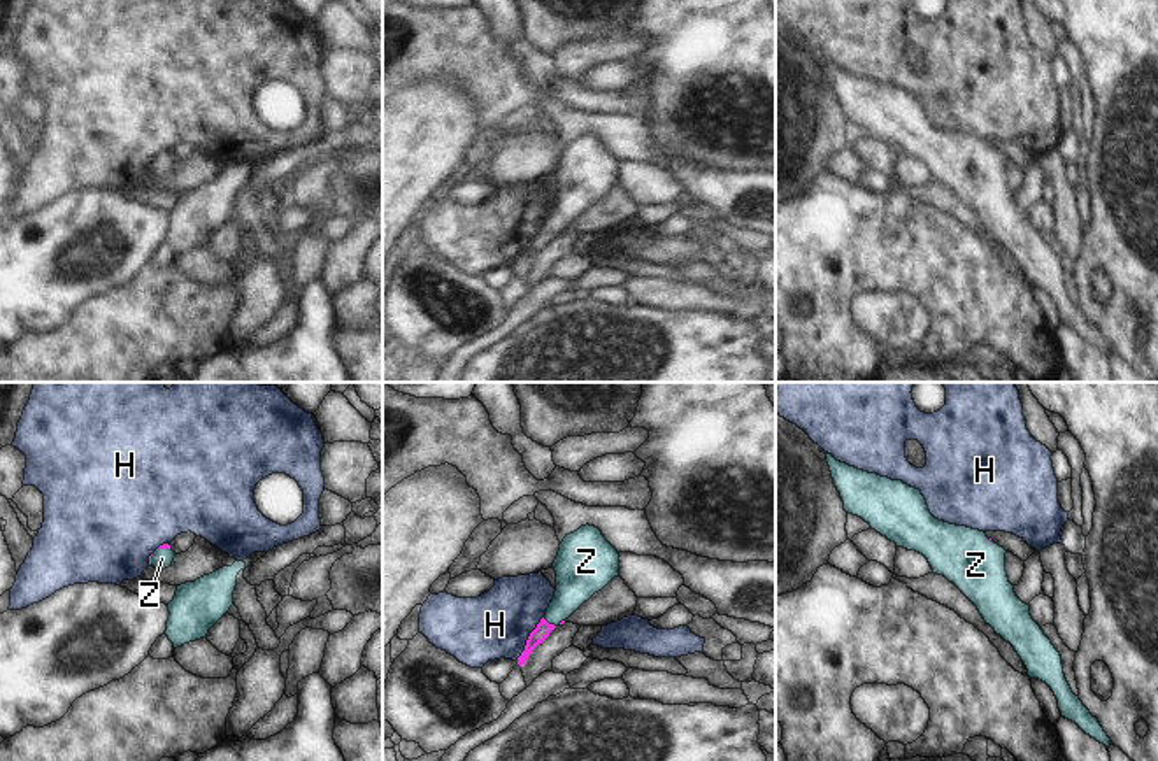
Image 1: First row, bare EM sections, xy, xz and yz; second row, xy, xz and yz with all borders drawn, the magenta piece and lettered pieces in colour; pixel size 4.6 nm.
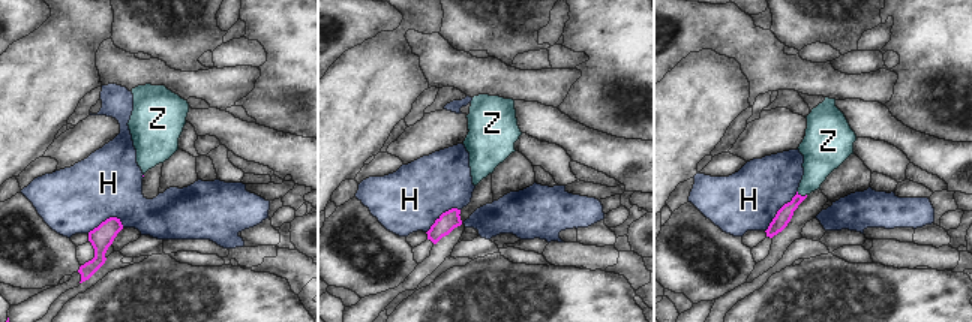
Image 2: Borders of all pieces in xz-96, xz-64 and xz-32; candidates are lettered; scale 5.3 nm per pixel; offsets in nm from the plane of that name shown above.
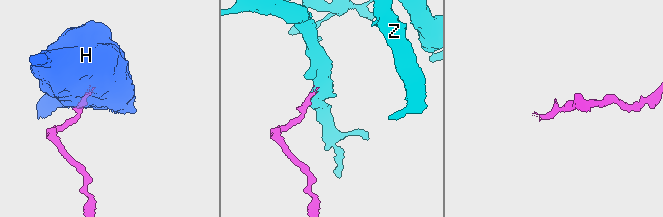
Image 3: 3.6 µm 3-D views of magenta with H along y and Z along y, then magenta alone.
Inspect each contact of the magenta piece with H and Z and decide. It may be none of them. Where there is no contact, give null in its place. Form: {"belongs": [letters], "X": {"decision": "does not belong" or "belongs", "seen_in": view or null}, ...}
{"belongs": ["Z"], "H": {"decision": "does not belong", "seen_in": "xz"}, "Z": {"decision": "belongs", "seen_in": "xz"}}

